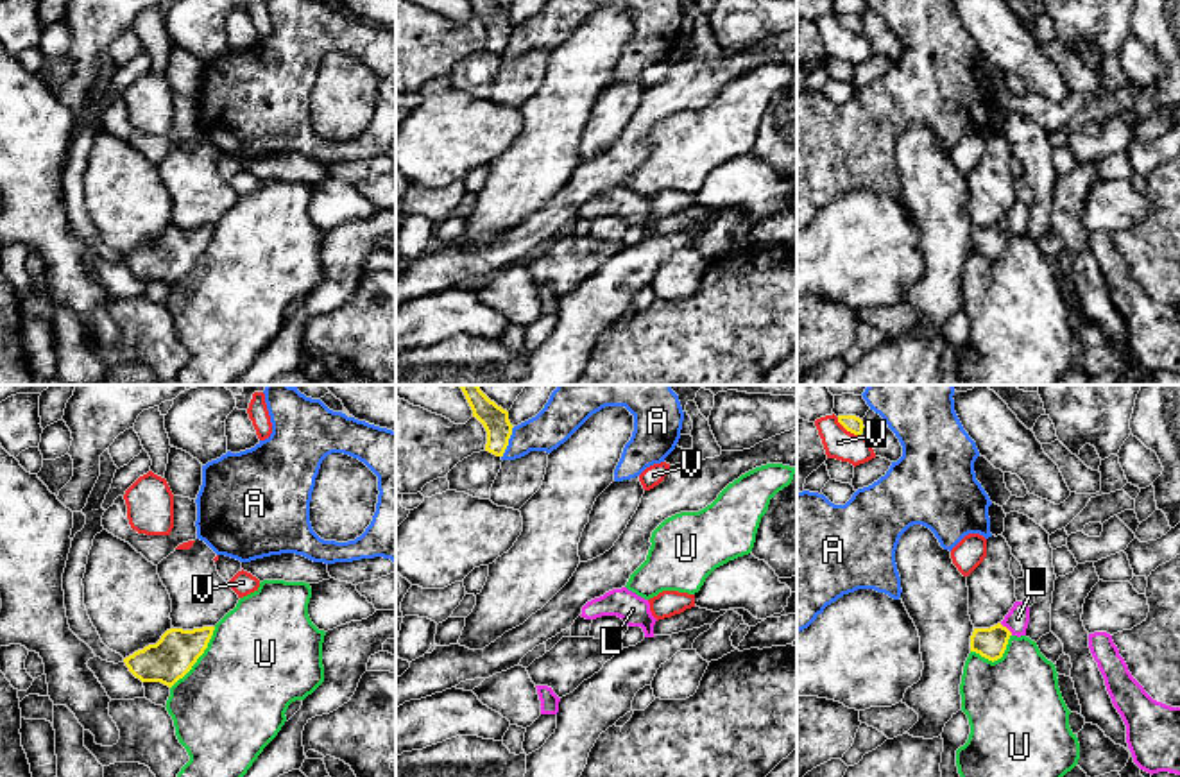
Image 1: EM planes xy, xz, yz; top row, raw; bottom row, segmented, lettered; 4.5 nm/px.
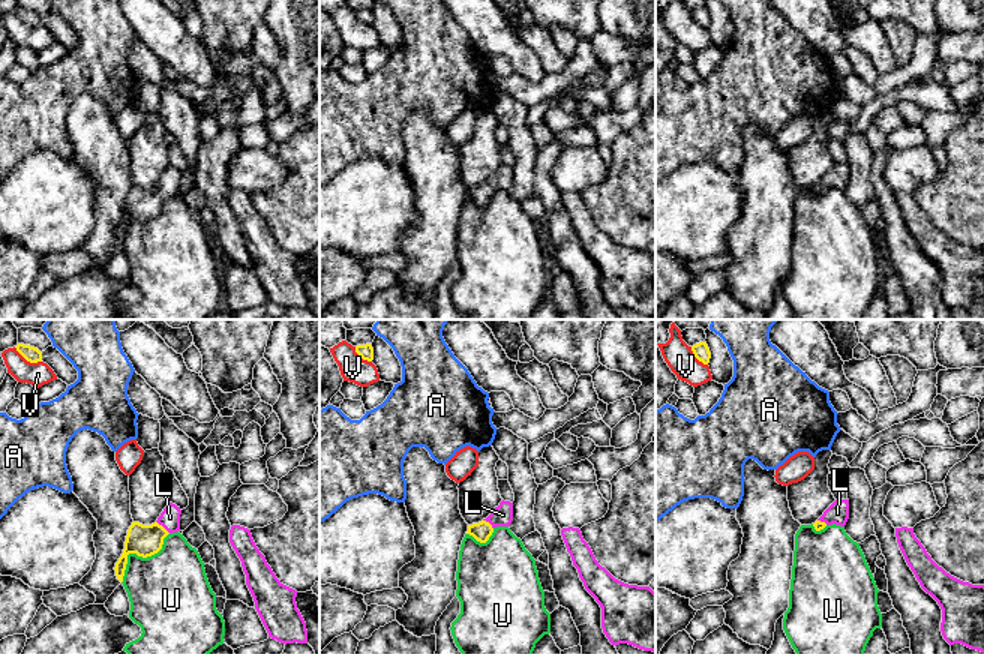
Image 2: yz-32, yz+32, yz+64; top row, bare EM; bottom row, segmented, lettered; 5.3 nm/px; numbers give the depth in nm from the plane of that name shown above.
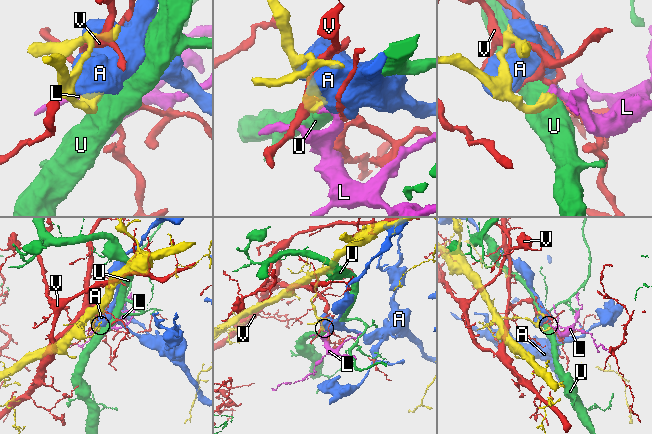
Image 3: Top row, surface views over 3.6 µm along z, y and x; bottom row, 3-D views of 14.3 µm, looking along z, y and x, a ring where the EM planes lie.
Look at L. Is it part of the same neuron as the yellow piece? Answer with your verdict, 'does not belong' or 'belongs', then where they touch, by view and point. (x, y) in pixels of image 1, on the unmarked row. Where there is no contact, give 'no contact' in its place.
belongs; meets yellow in yz at (1007, 228)

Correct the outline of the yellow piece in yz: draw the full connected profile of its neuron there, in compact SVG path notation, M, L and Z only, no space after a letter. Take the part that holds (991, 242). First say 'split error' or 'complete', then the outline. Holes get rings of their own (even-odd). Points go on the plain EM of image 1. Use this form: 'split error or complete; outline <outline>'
split error; outline M1015 201L1001 222L990 227L974 227L971 235L971 251L994 261L1003 256L1012 235L1026 235L1028 222L1030 206L1022 201Z

